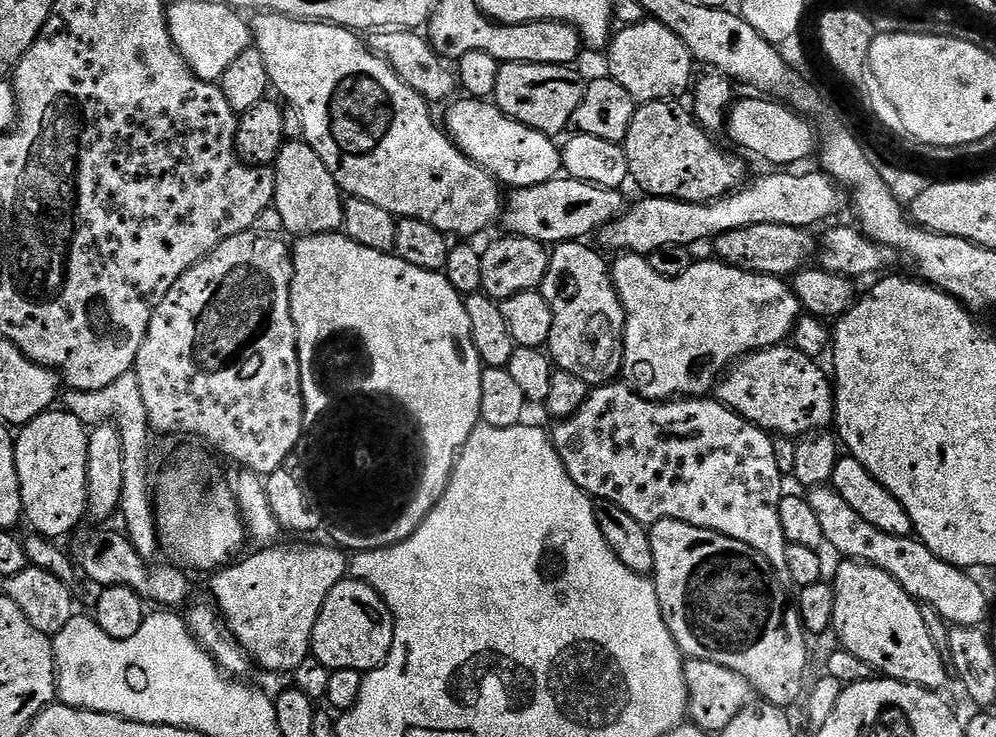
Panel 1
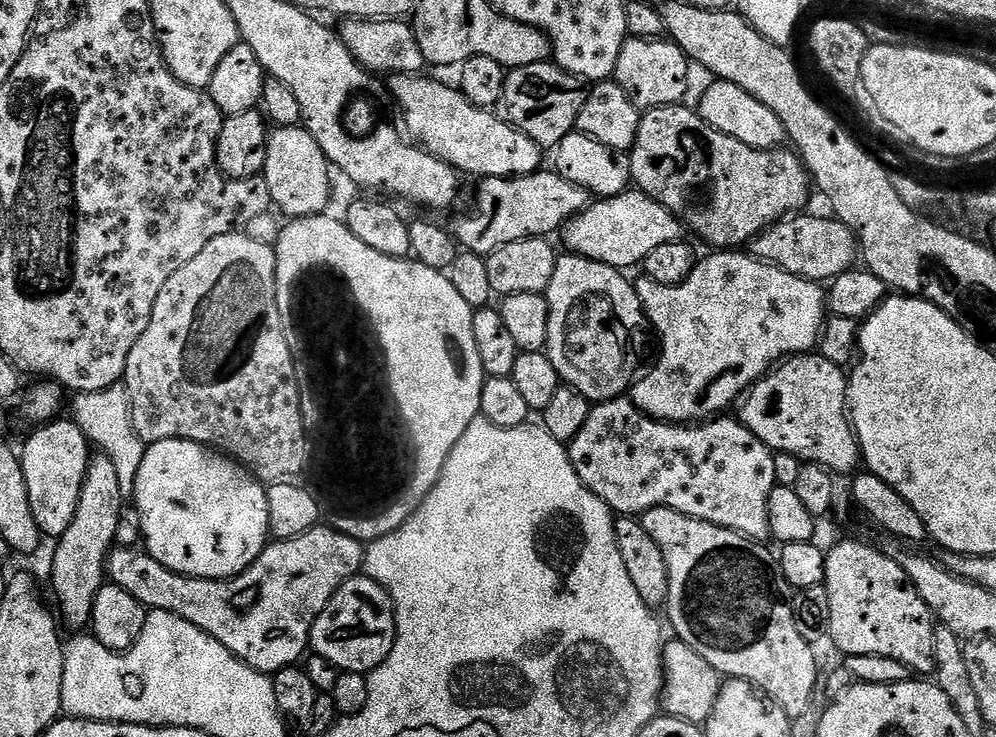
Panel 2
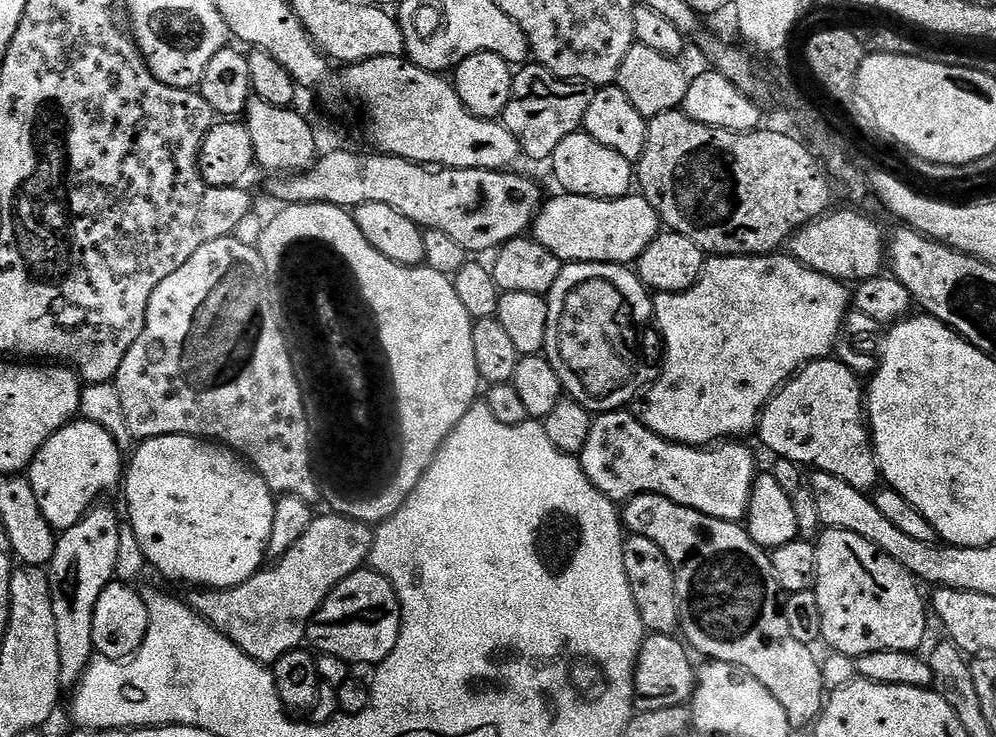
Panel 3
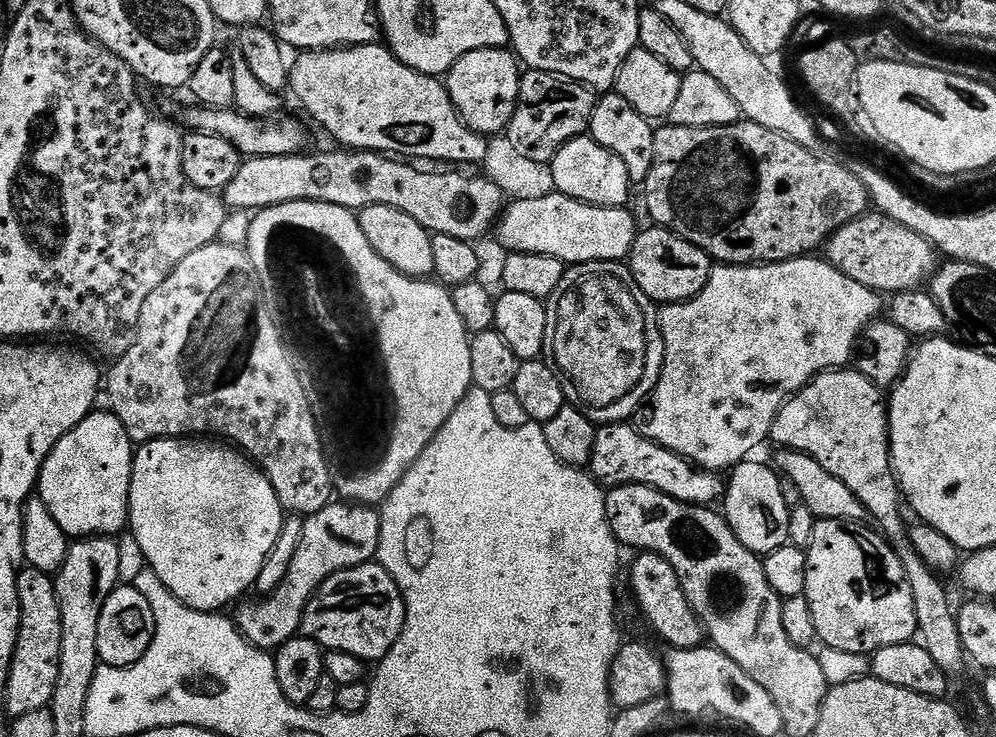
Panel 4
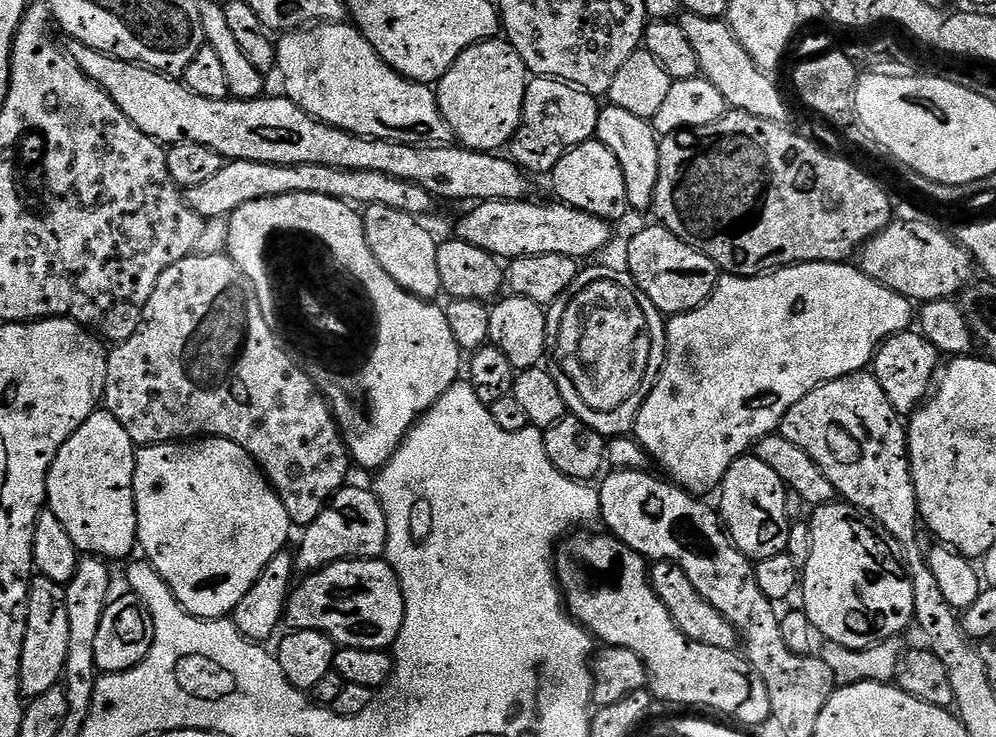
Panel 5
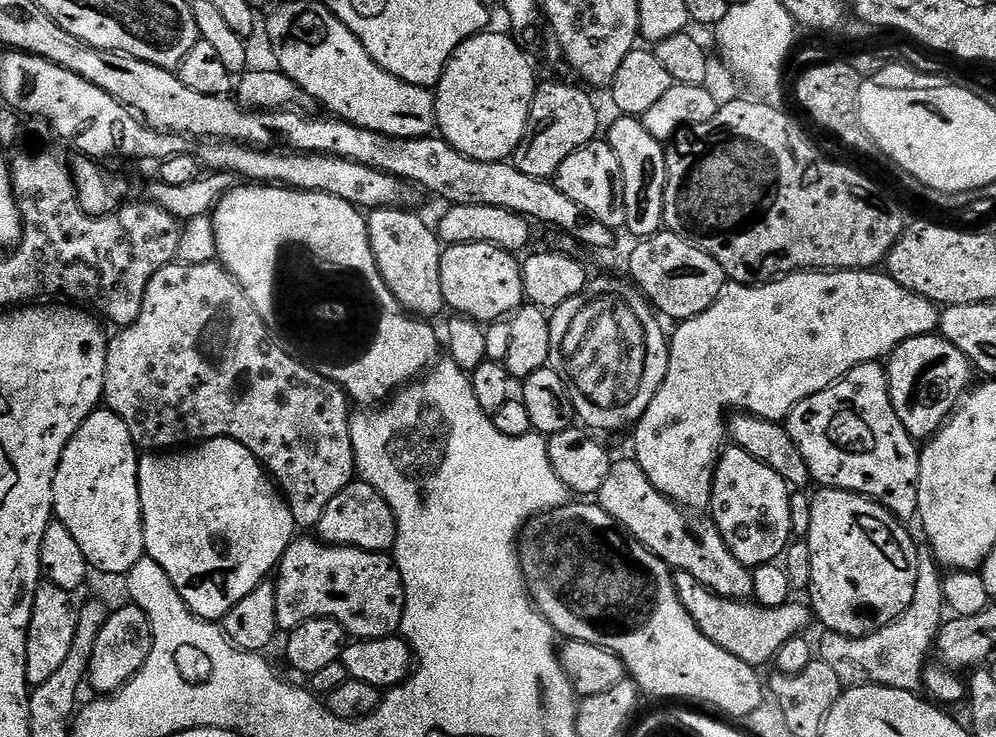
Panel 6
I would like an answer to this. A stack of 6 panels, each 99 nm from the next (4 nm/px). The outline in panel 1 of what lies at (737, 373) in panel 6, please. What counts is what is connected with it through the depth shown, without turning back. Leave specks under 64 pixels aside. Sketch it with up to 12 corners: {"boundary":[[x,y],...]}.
{"boundary":[[620,254],[622,376],[707,397],[802,315],[787,279]]}

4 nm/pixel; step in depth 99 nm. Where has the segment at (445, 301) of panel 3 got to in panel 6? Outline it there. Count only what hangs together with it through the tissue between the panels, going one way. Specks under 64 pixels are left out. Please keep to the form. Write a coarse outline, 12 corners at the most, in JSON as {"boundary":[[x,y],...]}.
{"boundary":[[233,186],[219,263],[268,331],[360,406],[437,363],[365,213]]}

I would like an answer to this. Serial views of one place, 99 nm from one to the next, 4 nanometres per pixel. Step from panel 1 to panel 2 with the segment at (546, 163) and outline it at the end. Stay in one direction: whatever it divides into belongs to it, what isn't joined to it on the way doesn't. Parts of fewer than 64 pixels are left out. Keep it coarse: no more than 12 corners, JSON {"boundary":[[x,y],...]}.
{"boundary":[[392,76],[409,137],[465,177],[531,176],[542,149],[459,87]]}

